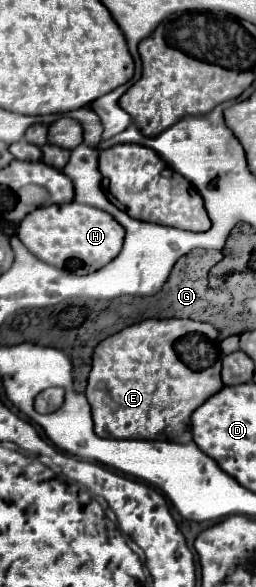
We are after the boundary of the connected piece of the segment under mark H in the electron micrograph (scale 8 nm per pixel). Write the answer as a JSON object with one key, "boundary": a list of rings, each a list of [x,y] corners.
{"boundary":[[[71,201],[65,205],[47,205],[29,213],[19,223],[17,237],[41,261],[73,275],[87,275],[105,267],[113,257],[117,257],[123,247],[125,229],[109,213]]]}

